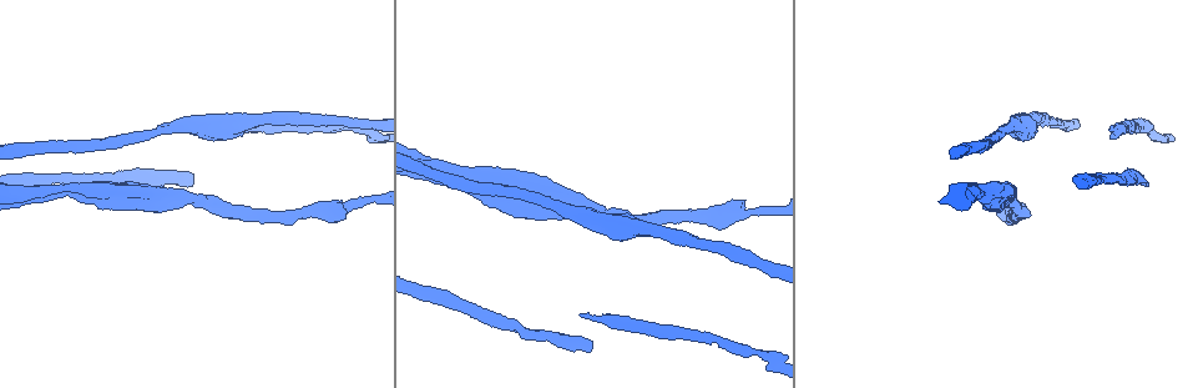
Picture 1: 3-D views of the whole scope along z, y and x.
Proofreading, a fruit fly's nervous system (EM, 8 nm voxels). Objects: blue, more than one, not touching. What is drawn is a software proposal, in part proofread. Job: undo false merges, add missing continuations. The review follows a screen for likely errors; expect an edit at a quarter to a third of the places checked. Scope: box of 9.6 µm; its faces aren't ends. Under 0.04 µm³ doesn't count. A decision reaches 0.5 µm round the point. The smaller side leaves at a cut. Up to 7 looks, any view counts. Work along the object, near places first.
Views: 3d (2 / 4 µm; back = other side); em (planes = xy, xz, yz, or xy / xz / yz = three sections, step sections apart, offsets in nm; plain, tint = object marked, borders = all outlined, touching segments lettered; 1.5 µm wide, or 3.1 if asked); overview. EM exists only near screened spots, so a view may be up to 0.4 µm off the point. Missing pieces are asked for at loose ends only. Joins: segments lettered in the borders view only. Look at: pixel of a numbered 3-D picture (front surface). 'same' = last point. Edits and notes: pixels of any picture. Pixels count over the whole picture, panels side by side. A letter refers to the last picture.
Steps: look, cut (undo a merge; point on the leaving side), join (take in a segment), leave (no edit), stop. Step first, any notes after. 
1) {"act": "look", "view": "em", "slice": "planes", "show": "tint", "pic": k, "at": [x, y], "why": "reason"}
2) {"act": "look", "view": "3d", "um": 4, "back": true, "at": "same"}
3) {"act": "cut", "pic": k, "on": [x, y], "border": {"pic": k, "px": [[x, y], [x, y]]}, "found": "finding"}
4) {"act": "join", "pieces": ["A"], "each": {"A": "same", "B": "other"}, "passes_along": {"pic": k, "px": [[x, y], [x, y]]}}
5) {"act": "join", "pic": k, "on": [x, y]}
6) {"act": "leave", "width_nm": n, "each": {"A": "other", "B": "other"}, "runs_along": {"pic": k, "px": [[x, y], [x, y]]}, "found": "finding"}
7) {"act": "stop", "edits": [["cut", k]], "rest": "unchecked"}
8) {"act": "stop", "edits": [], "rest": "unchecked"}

{"act": "look", "view": "3d", "um": 2, "pic": 1, "at": [193, 184], "why": "an open end"}

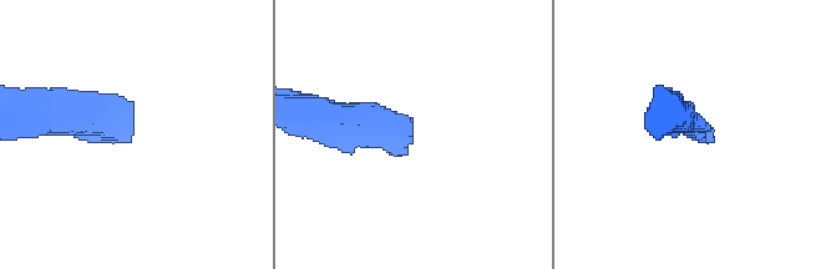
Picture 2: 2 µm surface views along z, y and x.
{"act": "look", "view": "em", "slice": "xz", "step": 8, "show": "borders", "pic": 2, "at": [128, 136]}

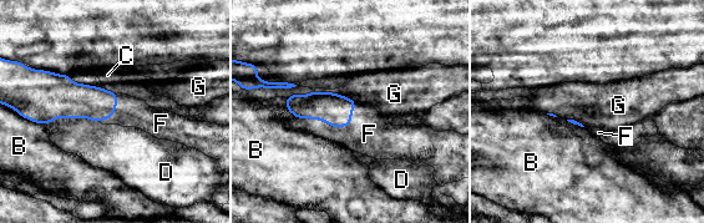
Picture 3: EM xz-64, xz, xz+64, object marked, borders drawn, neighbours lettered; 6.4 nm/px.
{"act": "look", "view": "em", "slice": "xy", "step": 8, "show": "borders", "at": "same"}

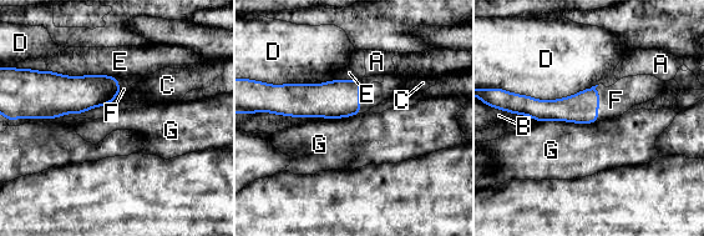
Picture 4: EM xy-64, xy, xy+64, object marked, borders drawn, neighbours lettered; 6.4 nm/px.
{"act": "join", "pieces": ["F"], "longest_contact_nm": ["D", 550], "each": {"A": "other", "B": "other", "C": "other", "D": "other", "E": "other", "F": "same", "G": "other"}, "passes_along": {"pic": 4, "px": [[582, 108], [598, 104], [616, 100]]}, "found": "it goes on there"}

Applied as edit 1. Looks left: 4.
{"act": "look", "view": "em", "slice": "planes", "show": "borders", "pic": 1, "at": [502, 210], "why": "stops while still wide"}

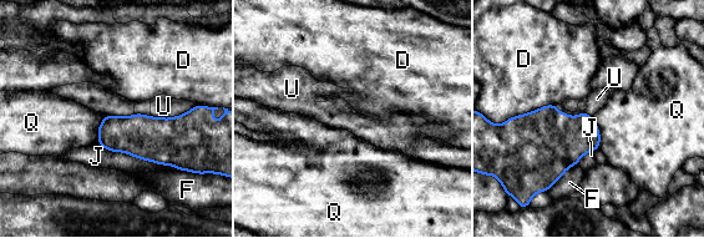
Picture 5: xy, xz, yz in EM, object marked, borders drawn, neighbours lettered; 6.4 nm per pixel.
{"act": "leave", "each": {"D": "other", "F": "other", "J": "other", "Q": "other", "U": "other"}, "found": "no lettered segment goes on from it"}

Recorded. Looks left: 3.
{"act": "look", "view": "3d", "um": 4, "pic": 1, "at": [193, 124], "why": "calibre changes"}

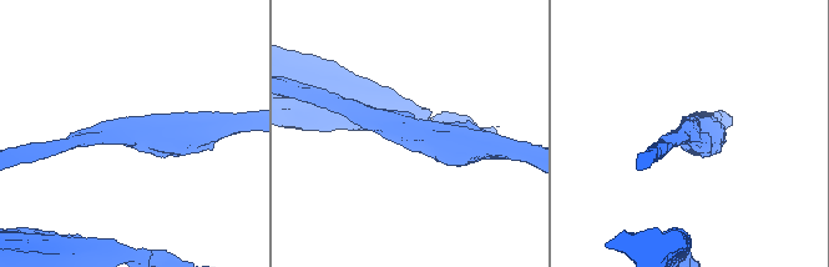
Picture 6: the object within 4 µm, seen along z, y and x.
{"act": "look", "view": "em", "slice": "yz", "step": 4, "show": "tint", "pic": 6, "at": [130, 131], "arm_widths_nm": [220, 550], "why": "need the tissue"}

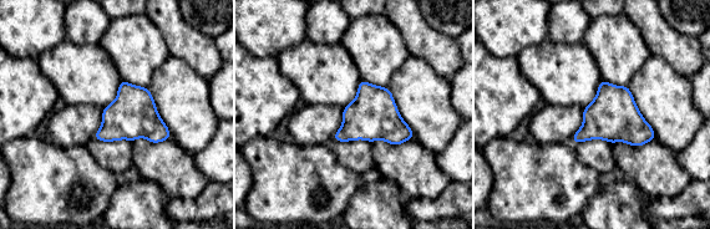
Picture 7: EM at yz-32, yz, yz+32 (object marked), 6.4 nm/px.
{"act": "look", "view": "em", "slice": "planes", "show": "borders", "at": "same"}

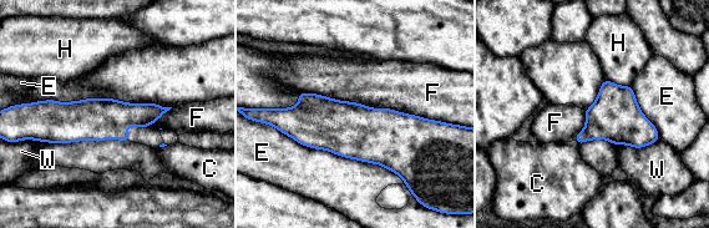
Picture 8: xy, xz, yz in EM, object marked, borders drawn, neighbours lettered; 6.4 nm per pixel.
{"act": "leave", "each": {"C": "other", "E": "other", "F": "other", "H": "other", "W": "other"}, "found": "continuous, no second neuron"}

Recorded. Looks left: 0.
{"act": "stop", "edits": [["join", 4]], "rest": "unchecked"}

